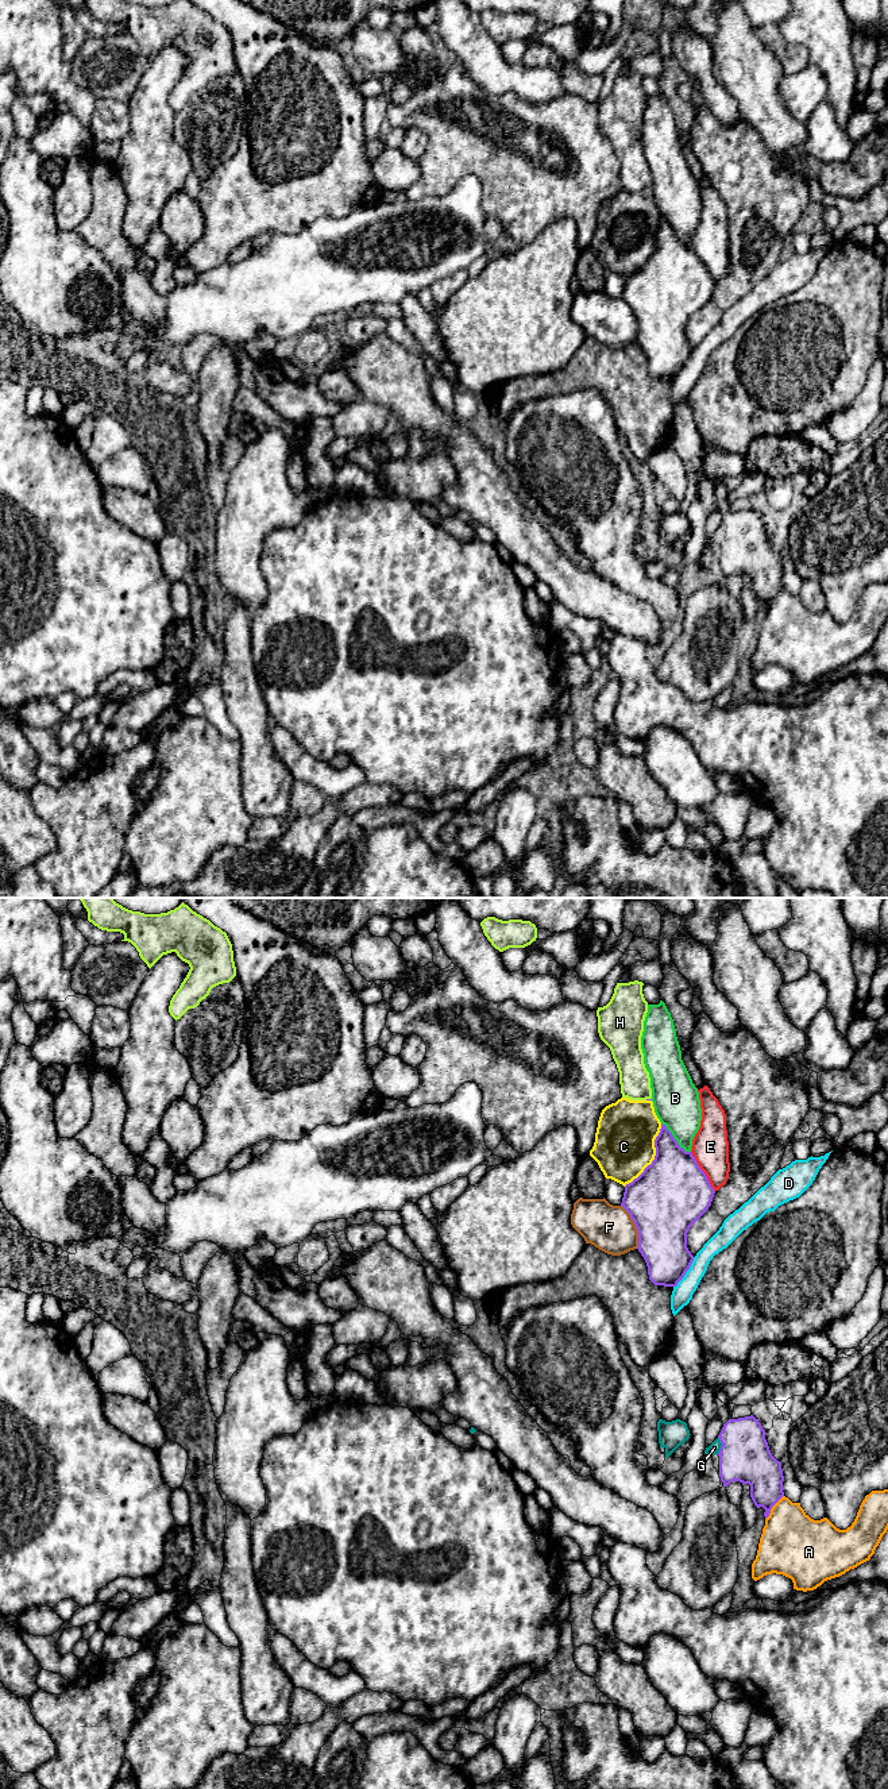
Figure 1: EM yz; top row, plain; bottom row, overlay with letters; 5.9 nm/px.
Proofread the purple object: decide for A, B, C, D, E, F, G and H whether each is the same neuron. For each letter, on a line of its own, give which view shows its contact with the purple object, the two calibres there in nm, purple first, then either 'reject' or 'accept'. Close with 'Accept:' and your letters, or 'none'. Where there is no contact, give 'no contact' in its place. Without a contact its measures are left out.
A: contact in yz; calibres 220 and 360 nm; reject
B: contact in yz; calibres 360 and 280 nm; reject
C: contact in yz; calibres 440 and 360 nm; reject
D: contact in yz; calibres 280 and 120 nm; reject
E: contact in yz; calibres 440 and 220 nm; reject
F: contact in yz; calibres 420 and 280 nm; reject
G: contact in yz; calibres 300 and 70 nm; accept
H: contact in yz; calibres 20 and 180 nm; reject
Accept: G

